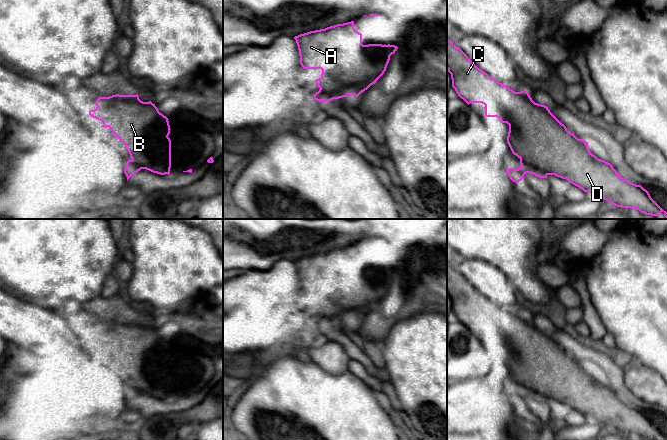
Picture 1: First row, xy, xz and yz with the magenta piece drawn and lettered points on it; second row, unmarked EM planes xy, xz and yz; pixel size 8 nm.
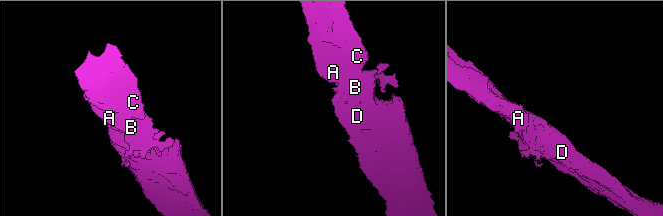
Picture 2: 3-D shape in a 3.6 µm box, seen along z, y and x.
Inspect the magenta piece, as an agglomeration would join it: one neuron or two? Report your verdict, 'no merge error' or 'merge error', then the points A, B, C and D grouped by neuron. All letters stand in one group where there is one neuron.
no merge error; A B C D

